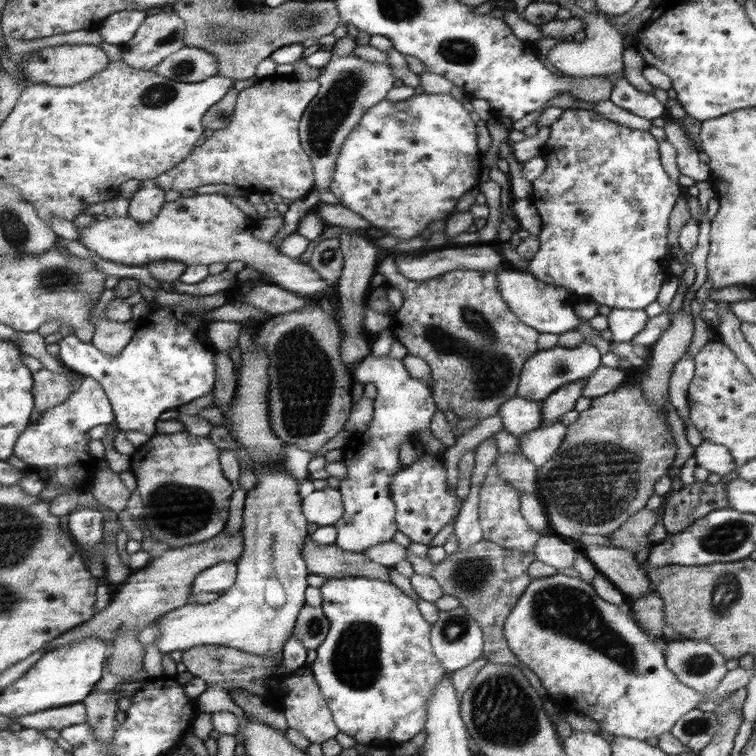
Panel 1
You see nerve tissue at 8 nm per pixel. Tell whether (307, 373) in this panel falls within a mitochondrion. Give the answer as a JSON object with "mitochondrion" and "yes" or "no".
{"mitochondrion":"yes"}

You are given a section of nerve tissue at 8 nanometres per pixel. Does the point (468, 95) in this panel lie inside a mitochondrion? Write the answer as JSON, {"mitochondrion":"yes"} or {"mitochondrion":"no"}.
{"mitochondrion":"no"}

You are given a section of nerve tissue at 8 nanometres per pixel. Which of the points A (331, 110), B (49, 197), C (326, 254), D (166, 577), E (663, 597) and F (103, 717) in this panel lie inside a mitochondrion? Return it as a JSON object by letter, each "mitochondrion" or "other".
{"A":"mitochondrion","B":"other","C":"mitochondrion","D":"other","E":"other","F":"mitochondrion"}

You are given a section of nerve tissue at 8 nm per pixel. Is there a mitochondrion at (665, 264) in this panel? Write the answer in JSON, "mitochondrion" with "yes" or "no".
{"mitochondrion":"no"}

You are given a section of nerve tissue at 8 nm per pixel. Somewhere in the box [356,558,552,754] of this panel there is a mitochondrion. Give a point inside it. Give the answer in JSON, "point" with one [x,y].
{"point":[502,709]}

